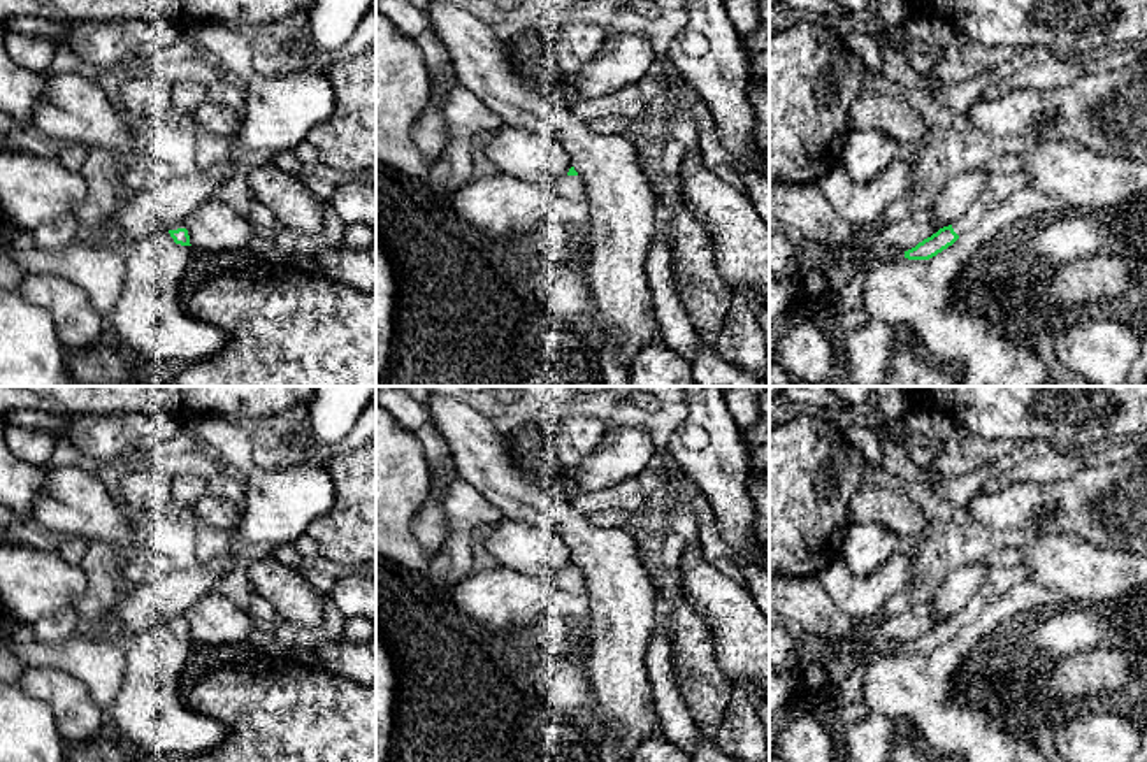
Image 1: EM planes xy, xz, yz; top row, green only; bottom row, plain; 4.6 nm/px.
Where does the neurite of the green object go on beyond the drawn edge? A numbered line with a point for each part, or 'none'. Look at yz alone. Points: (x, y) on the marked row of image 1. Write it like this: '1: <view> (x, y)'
1: yz (998, 186)

